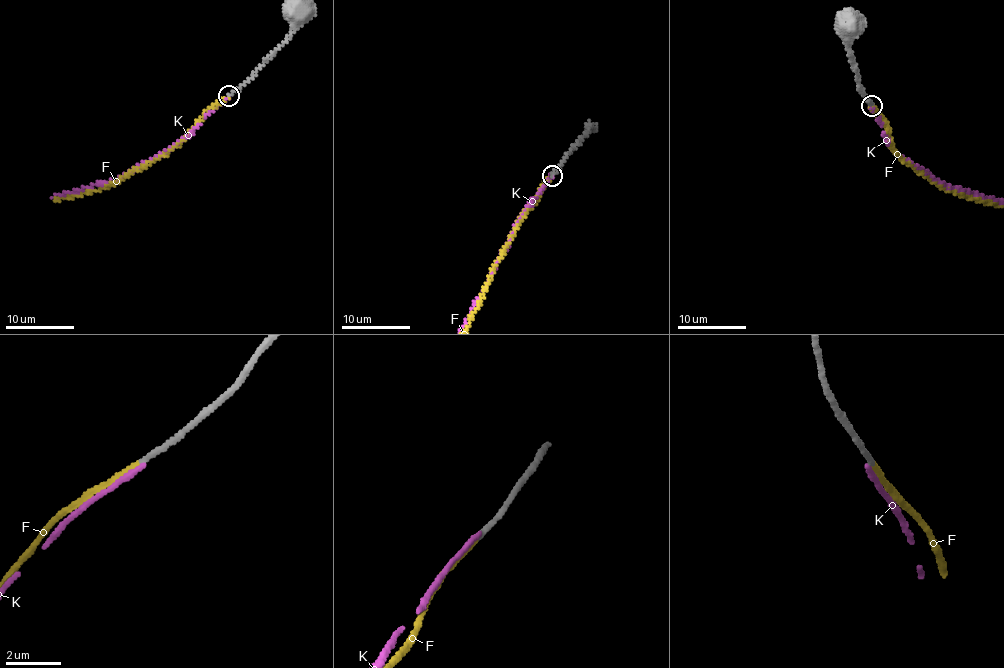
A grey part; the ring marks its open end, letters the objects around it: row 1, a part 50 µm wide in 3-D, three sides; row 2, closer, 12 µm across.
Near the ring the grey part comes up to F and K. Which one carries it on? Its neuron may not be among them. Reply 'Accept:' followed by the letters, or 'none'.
Accept: F

